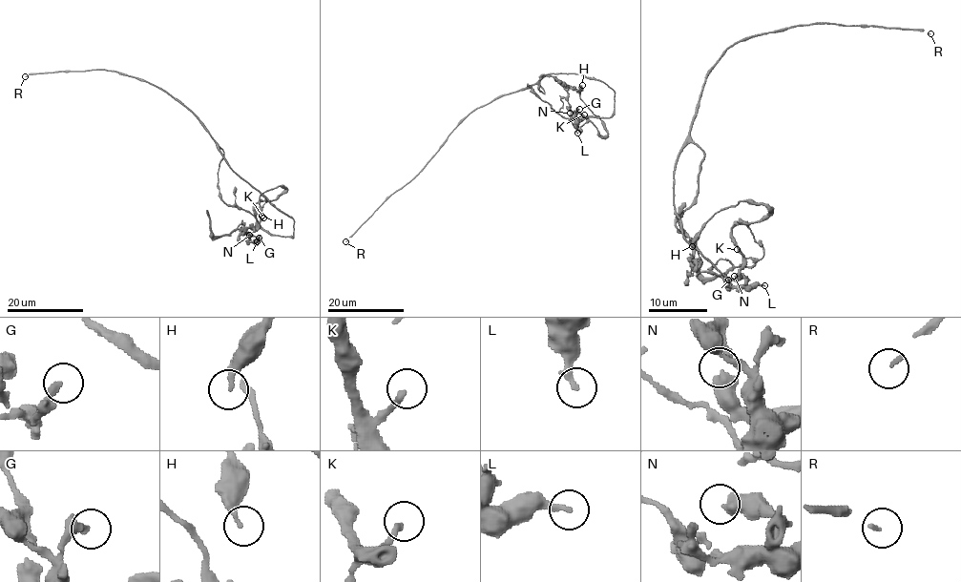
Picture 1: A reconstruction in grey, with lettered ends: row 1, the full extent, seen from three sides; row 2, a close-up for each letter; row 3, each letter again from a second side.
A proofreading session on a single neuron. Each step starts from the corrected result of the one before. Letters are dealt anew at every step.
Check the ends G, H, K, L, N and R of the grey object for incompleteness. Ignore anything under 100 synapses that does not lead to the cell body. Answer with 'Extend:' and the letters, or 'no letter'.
Extend: R

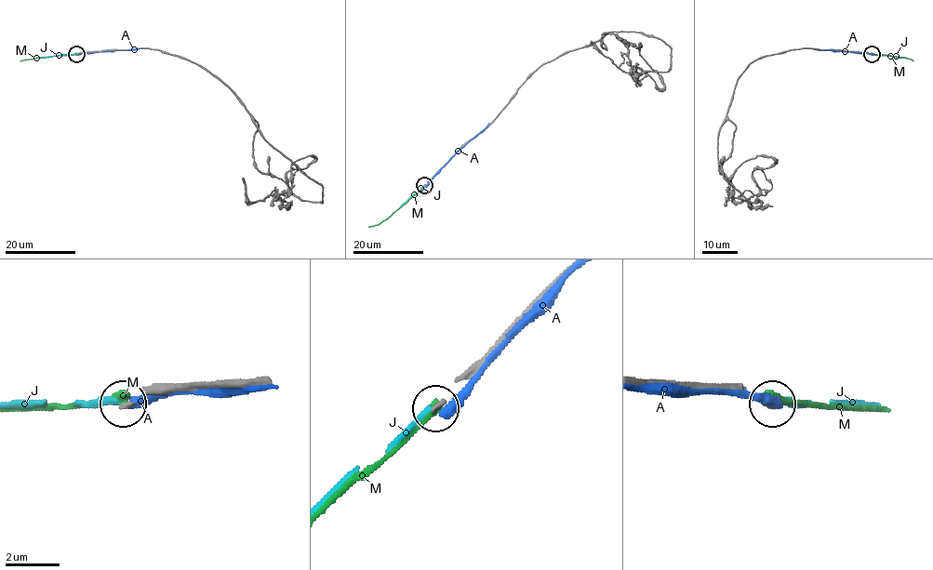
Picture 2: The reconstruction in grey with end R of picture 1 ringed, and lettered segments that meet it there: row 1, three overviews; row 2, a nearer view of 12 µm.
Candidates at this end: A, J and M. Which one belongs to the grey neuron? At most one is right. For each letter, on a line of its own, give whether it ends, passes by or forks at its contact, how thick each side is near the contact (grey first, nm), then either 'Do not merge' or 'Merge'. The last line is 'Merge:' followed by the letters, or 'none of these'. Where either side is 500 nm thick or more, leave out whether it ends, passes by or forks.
A: It ends there. Thickness 110 nm (grey) against 400 nm. Do not merge
J: It ends there. Thickness 110 nm (grey) against 200 nm. Do not merge
M: It ends there. Thickness 110 nm (grey) against 360 nm. Merge
Merge: M

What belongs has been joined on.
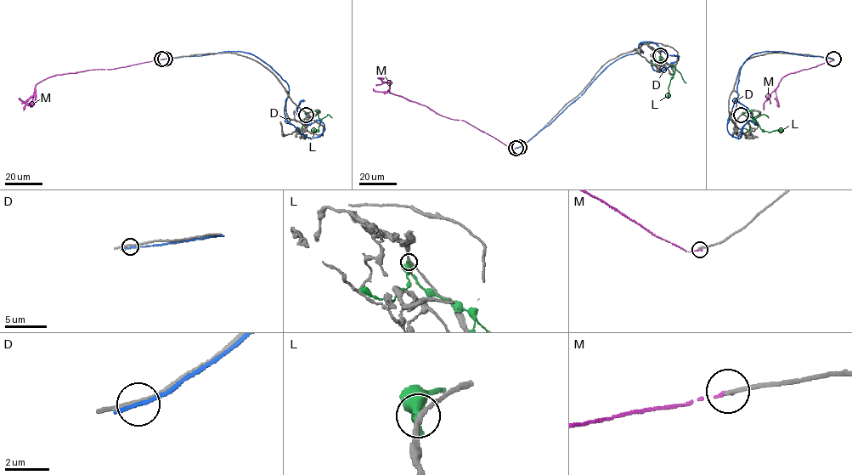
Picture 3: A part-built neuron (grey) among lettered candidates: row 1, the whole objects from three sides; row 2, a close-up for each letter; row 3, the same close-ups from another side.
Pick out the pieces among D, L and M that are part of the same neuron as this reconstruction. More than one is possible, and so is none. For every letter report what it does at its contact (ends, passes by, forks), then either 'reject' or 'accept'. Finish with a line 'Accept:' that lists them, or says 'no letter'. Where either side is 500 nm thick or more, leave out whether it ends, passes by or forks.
D: it ends; reject
L: it ends; reject
M: it ends; reject
Accept: no letter

